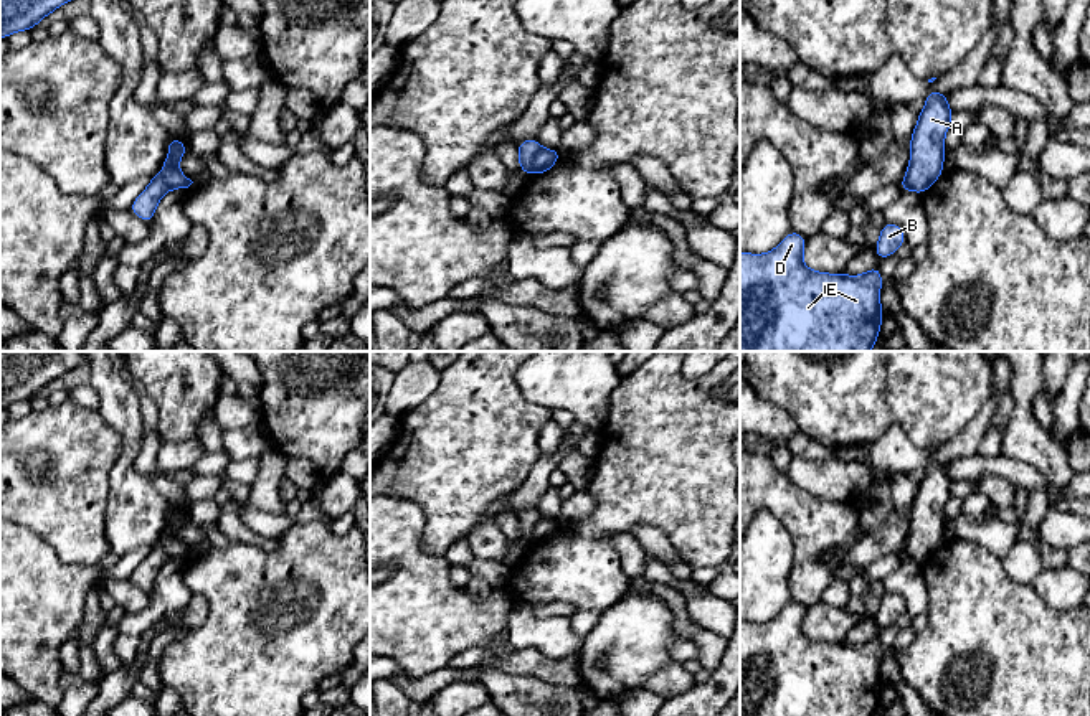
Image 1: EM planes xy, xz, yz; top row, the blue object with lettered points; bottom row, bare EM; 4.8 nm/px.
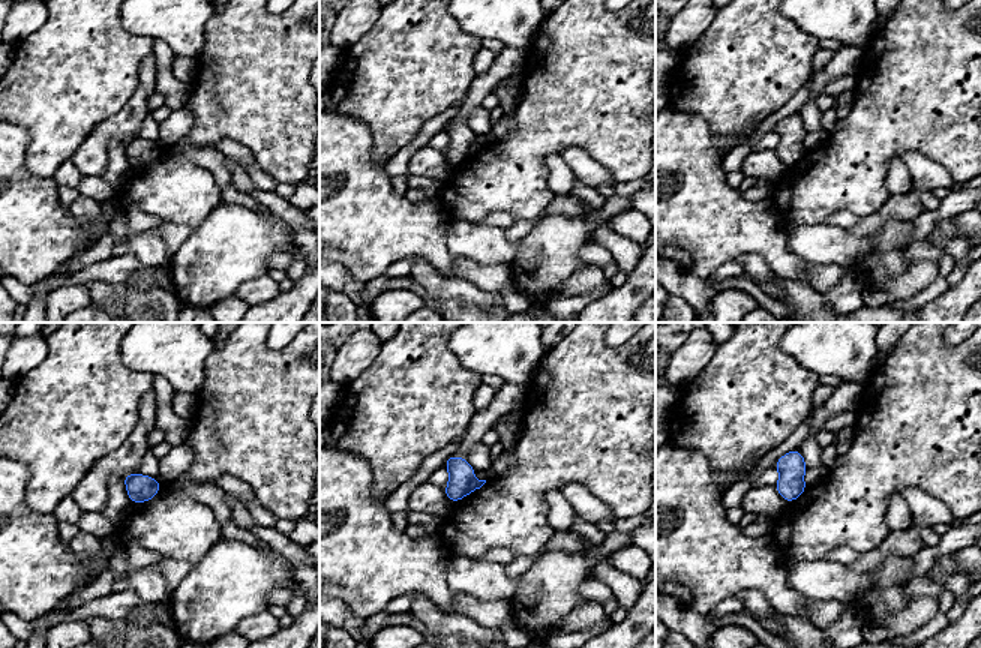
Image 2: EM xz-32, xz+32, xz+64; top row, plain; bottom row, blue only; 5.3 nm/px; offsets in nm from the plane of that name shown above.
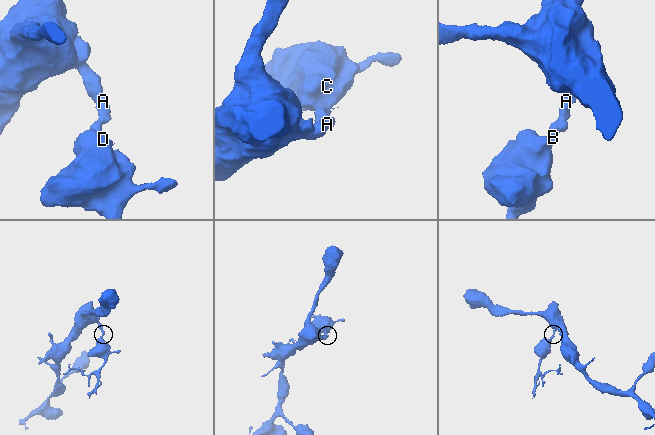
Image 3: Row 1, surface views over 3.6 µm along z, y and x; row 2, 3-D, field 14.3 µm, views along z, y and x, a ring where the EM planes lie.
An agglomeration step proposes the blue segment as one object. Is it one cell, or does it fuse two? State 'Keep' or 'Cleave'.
Cleave

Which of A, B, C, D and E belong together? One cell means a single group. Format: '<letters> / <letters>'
A / B C D E

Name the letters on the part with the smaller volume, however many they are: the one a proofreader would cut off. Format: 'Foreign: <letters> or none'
Foreign: B, C, D, E

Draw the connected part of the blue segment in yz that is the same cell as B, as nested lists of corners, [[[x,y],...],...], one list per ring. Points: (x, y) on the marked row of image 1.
[[[885,223],[880,228],[879,243],[874,246],[874,251],[880,259],[893,256],[897,249],[905,243],[905,231],[898,224]]]

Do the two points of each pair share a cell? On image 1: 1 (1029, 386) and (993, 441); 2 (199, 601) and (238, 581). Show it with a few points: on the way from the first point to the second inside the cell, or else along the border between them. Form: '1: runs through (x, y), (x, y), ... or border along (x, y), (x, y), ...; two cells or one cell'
1: border along (1003, 433), (999, 454); two cells
2: border along (200, 593), (207, 602), (207, 617), (189, 631); two cells

